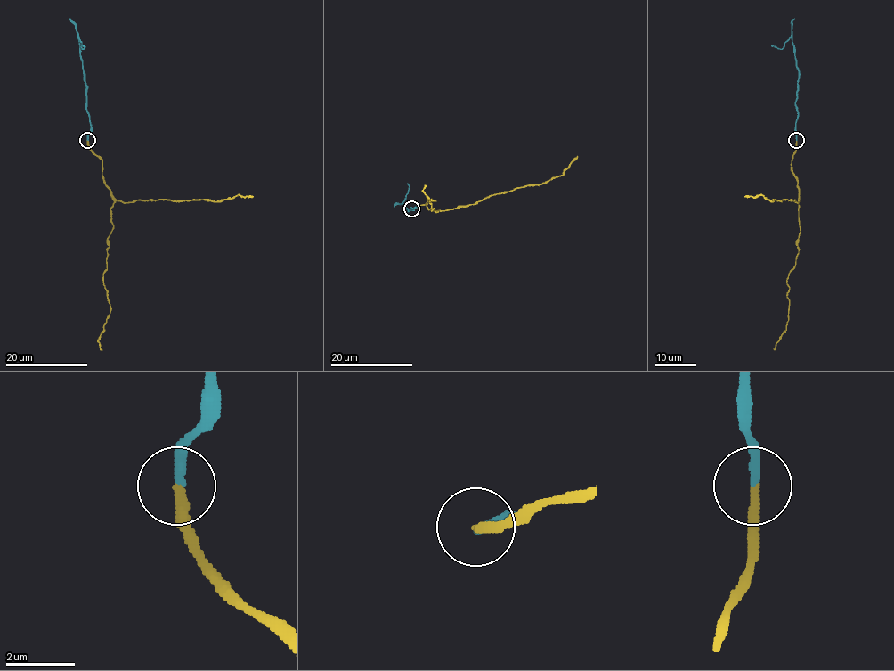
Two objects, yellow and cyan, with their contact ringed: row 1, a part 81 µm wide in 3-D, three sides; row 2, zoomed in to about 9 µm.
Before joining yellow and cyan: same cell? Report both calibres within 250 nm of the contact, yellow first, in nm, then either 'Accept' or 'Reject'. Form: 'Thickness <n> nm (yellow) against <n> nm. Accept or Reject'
Thickness 280 nm (yellow) against 280 nm. Accept

